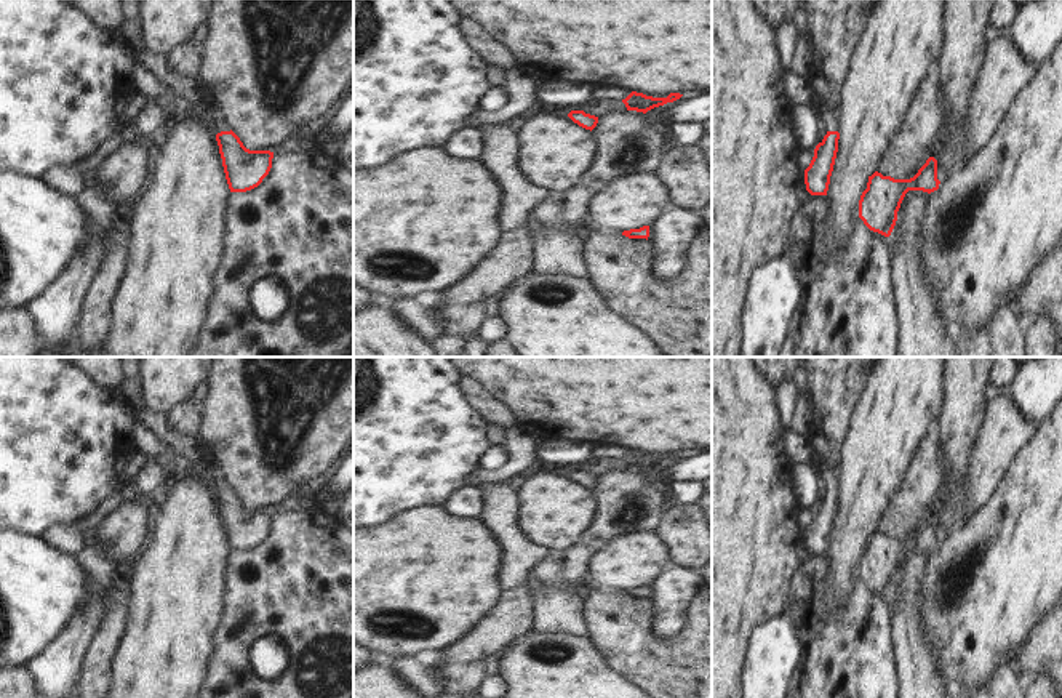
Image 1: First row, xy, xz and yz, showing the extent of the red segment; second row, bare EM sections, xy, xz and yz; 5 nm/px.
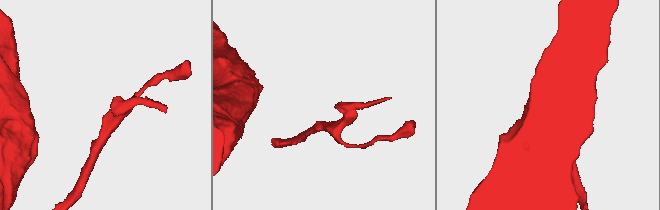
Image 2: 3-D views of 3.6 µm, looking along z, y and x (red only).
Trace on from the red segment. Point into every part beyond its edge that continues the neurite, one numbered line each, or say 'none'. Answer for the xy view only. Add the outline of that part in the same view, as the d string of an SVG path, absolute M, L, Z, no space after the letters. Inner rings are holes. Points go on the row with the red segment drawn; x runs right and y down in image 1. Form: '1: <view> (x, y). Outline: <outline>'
1: xy (207, 111). Outline: M213 99L210 101L195 101L195 102L179 102L184 109L192 109L194 114L202 118L211 130L213 134L221 131L230 131L229 123L226 122L224 115L221 114L219 107L214 104Z

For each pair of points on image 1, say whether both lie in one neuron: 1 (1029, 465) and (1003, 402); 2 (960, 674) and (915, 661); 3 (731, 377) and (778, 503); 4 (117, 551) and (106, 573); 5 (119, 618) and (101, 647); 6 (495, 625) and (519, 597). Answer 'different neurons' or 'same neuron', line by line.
1: different neurons
2: different neurons
3: same neuron
4: different neurons
5: same neuron
6: same neuron

